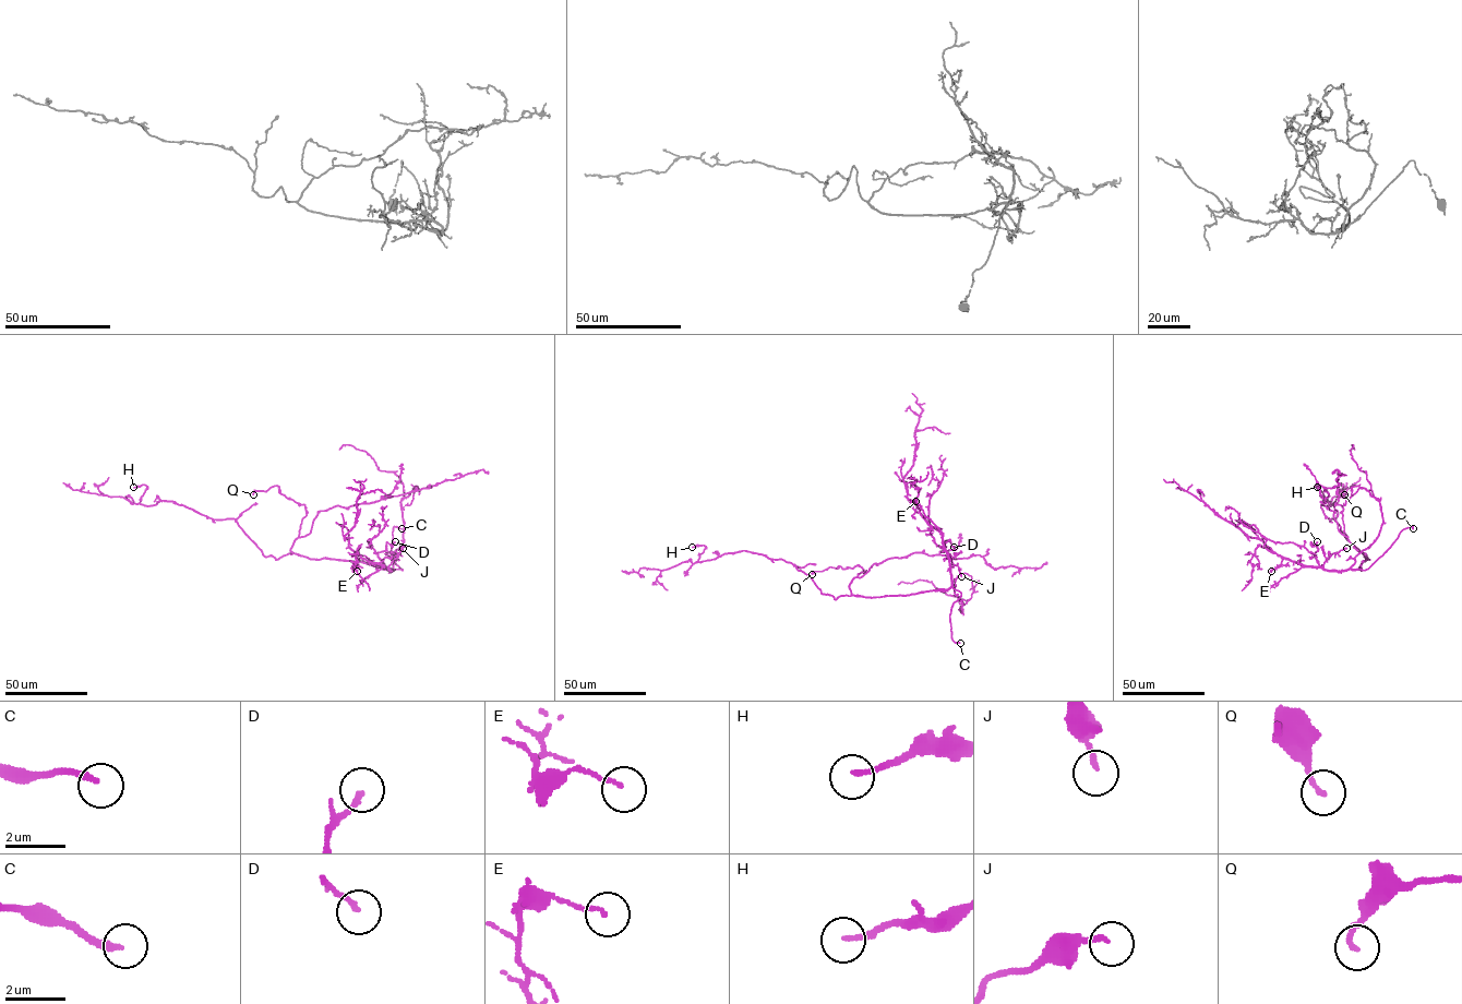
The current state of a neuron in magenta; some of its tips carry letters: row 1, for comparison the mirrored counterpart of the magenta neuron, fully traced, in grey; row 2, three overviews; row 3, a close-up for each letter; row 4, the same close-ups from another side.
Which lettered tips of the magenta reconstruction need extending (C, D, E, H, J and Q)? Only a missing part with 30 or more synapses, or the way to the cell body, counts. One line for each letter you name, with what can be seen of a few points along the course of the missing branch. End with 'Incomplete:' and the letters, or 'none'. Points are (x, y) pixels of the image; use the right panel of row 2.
Incomplete: none

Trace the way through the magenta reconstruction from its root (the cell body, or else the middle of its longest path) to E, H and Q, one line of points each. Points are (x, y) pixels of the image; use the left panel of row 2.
E: (323, 558), (358, 561), (393, 569), (360, 558), (352, 569), (357, 571)
H: (323, 558), (265, 557), (235, 518), (213, 520), (170, 501), (143, 505), (147, 487), (133, 487)
Q: (323, 558), (309, 559), (290, 550), (307, 515), (304, 504), (287, 498), (277, 486), (253, 494)

